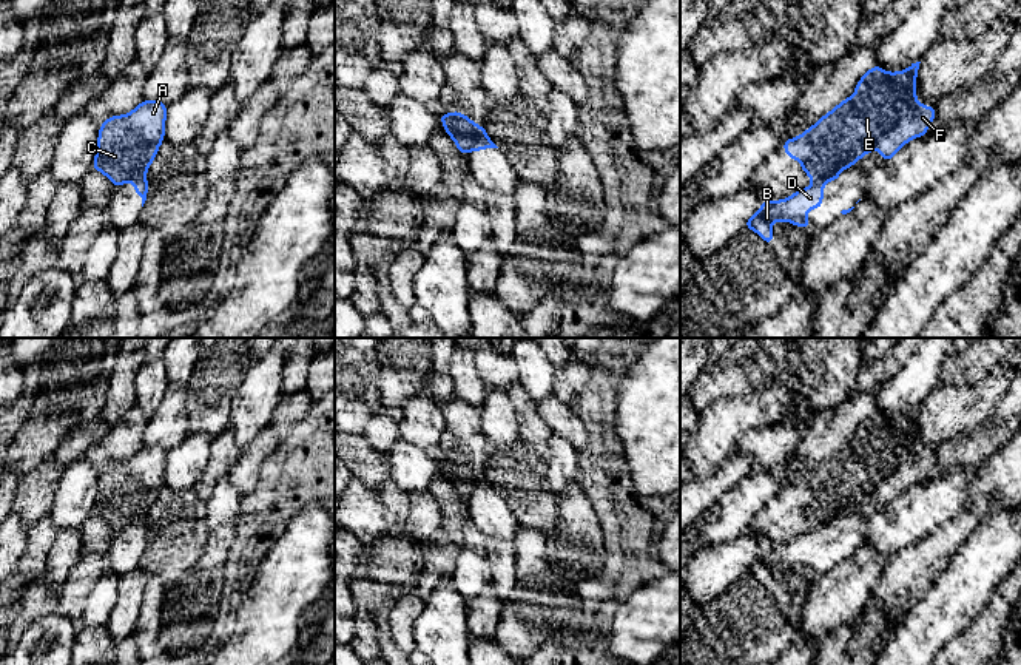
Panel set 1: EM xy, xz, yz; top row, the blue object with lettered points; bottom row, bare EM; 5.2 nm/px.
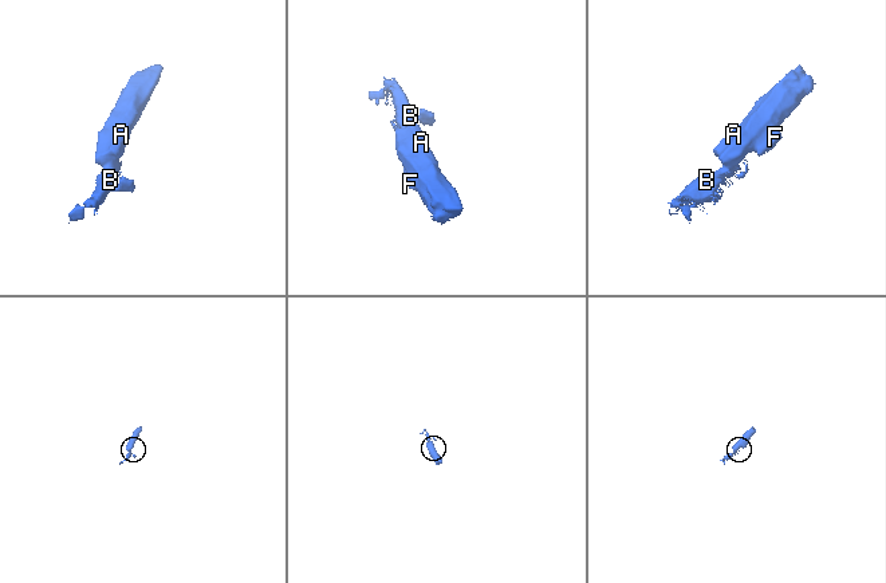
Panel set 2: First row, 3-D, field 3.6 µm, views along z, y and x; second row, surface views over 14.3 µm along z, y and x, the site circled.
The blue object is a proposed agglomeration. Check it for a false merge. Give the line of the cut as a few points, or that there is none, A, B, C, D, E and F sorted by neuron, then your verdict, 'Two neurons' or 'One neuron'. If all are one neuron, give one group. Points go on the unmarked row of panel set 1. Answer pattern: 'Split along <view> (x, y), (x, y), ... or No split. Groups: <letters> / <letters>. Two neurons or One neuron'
Split along yz (838, 519), (813, 529). Groups: A C E F / B D. Two neurons

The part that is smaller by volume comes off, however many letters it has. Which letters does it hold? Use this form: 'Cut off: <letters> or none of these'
Cut off: B, D

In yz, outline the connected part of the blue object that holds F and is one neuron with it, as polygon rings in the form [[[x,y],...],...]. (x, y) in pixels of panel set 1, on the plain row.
[[[919,409],[898,418],[887,418],[874,410],[858,427],[853,443],[844,444],[800,481],[783,488],[787,501],[802,509],[802,517],[813,529],[850,514],[873,494],[879,495],[884,508],[893,505],[913,483],[924,483],[936,461],[935,454],[922,451],[915,440]]]

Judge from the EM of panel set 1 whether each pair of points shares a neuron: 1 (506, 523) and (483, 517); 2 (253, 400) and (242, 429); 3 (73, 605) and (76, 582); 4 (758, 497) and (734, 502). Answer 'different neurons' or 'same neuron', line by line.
1: same neuron
2: same neuron
3: same neuron
4: same neuron

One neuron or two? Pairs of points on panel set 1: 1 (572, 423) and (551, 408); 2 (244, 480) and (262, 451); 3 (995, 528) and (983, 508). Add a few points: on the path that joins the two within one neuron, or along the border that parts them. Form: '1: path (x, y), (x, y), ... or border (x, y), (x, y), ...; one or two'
1: path (568, 423), (555, 412); one
2: path (245, 472), (255, 459); one
3: border (992, 511), (970, 534); two

